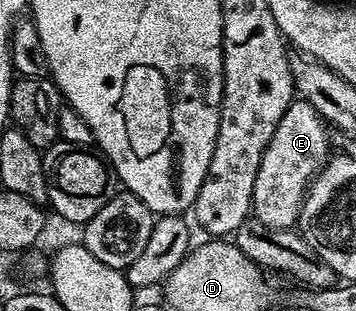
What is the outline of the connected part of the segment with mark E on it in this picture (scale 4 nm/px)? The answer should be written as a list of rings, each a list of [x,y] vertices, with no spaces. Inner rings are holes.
[[[295,98],[282,115],[270,143],[263,150],[258,174],[254,179],[253,216],[270,228],[293,228],[299,220],[308,184],[326,164],[329,155],[330,133],[327,124],[309,102]]]

